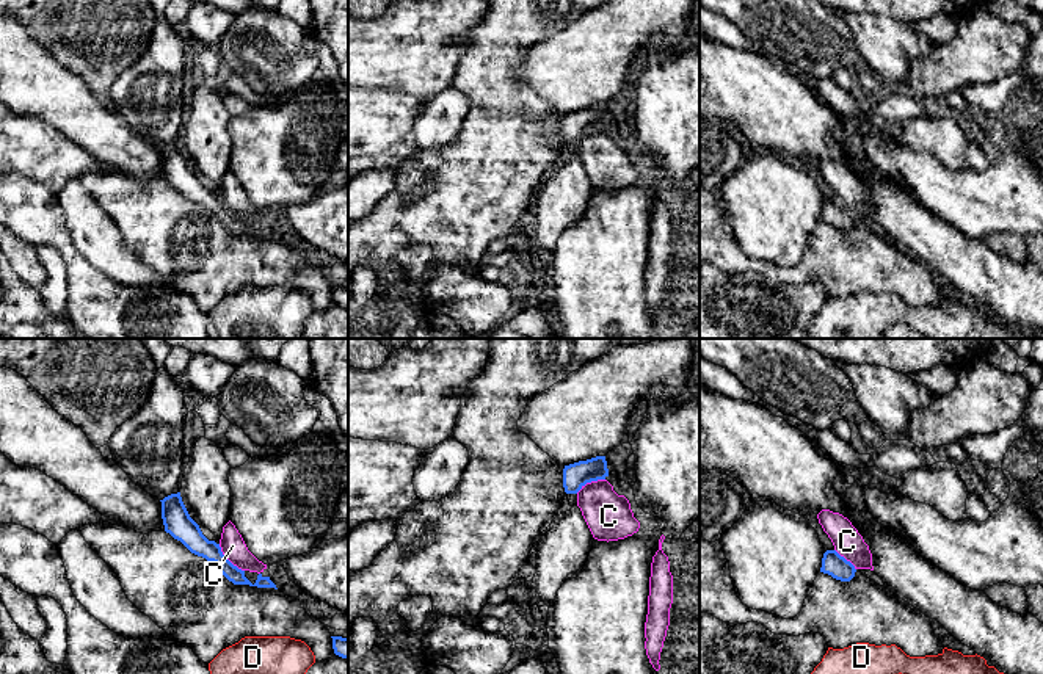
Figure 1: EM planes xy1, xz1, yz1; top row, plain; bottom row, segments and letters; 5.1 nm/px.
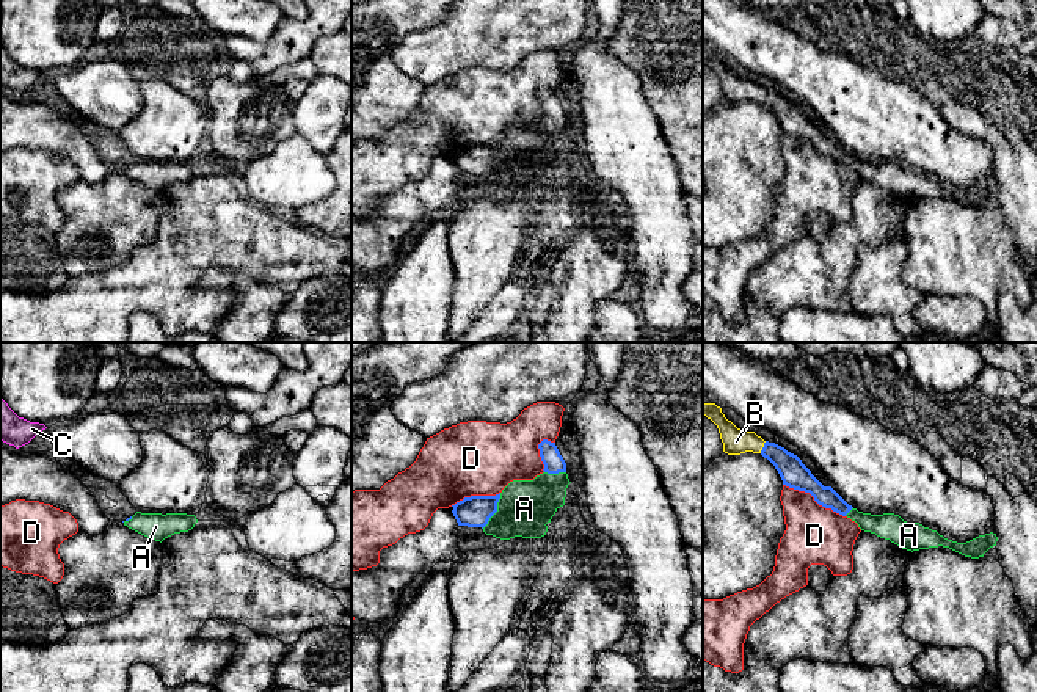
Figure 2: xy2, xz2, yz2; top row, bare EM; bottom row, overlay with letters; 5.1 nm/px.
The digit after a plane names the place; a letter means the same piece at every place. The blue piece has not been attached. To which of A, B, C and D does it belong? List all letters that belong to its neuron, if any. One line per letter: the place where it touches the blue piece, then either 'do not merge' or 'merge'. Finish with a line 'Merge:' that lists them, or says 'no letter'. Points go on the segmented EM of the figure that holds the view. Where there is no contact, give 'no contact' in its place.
A: xz2 (496, 510) | merge
B: yz2 (763, 447) | merge
C: xy1 (228, 560) | do not merge
D: yz2 (815, 499) | do not merge
Merge: A, B

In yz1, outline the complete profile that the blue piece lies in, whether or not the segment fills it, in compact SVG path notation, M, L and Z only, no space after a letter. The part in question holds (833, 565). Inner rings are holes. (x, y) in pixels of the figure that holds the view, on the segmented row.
M827 550L822 558L820 572L841 582L850 582L855 577L855 566L841 556L836 550Z

